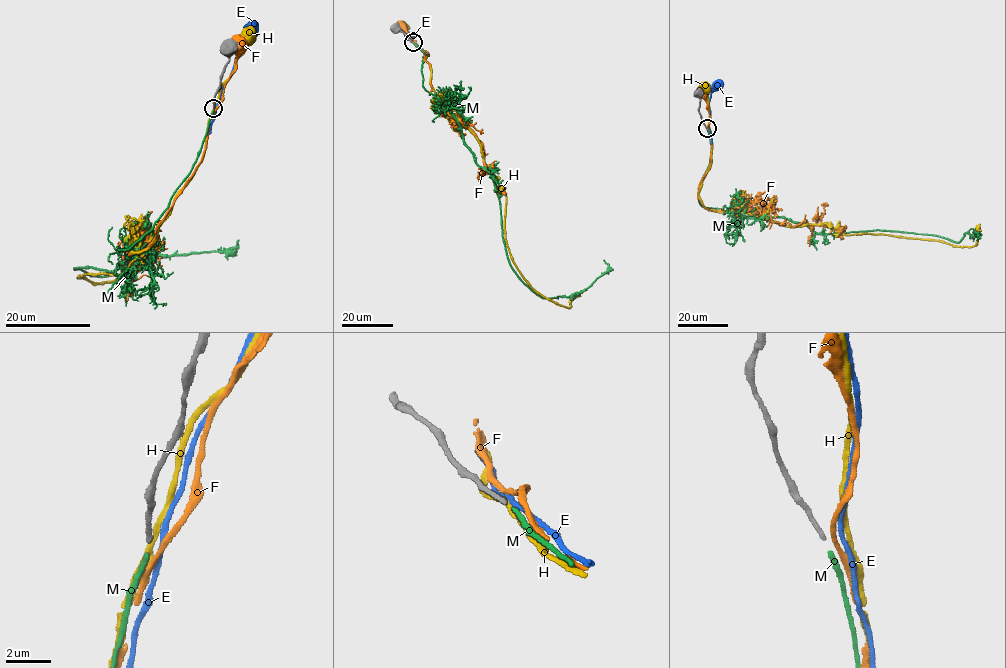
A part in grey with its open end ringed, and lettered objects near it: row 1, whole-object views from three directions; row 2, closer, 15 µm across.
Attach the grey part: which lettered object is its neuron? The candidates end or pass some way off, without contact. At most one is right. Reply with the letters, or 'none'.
M

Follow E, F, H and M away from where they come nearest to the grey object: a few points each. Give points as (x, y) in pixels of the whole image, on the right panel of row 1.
E: (708, 128), (709, 97), (718, 85)
F: (707, 128), (709, 113), (702, 93)
H: (709, 128), (705, 87)
M: (707, 129), (706, 208), (824, 234), (959, 242), (979, 235), (969, 230)

